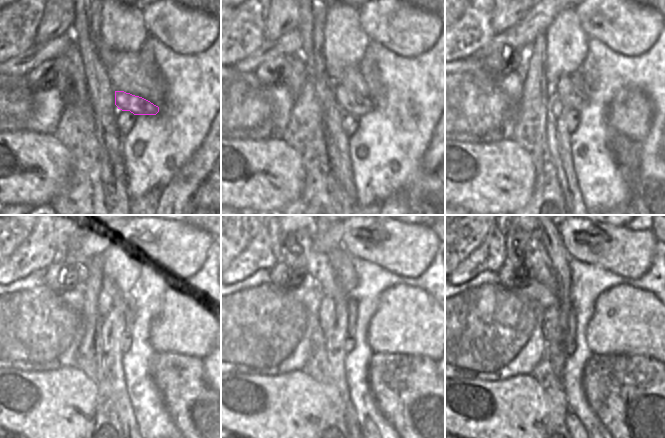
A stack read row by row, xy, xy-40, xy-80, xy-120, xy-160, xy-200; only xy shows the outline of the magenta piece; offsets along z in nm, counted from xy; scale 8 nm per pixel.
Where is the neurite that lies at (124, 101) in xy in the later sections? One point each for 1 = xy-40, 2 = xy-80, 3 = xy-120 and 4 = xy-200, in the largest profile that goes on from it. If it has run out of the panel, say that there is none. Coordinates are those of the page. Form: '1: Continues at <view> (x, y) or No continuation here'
1: Continues at xy-40 (351, 102)
2: Continues at xy-80 (564, 88)
3: Continues at xy-120 (117, 302)
4: Continues at xy-200 (524, 249)

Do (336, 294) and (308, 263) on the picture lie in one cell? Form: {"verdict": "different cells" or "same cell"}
{"verdict": "same cell"}

